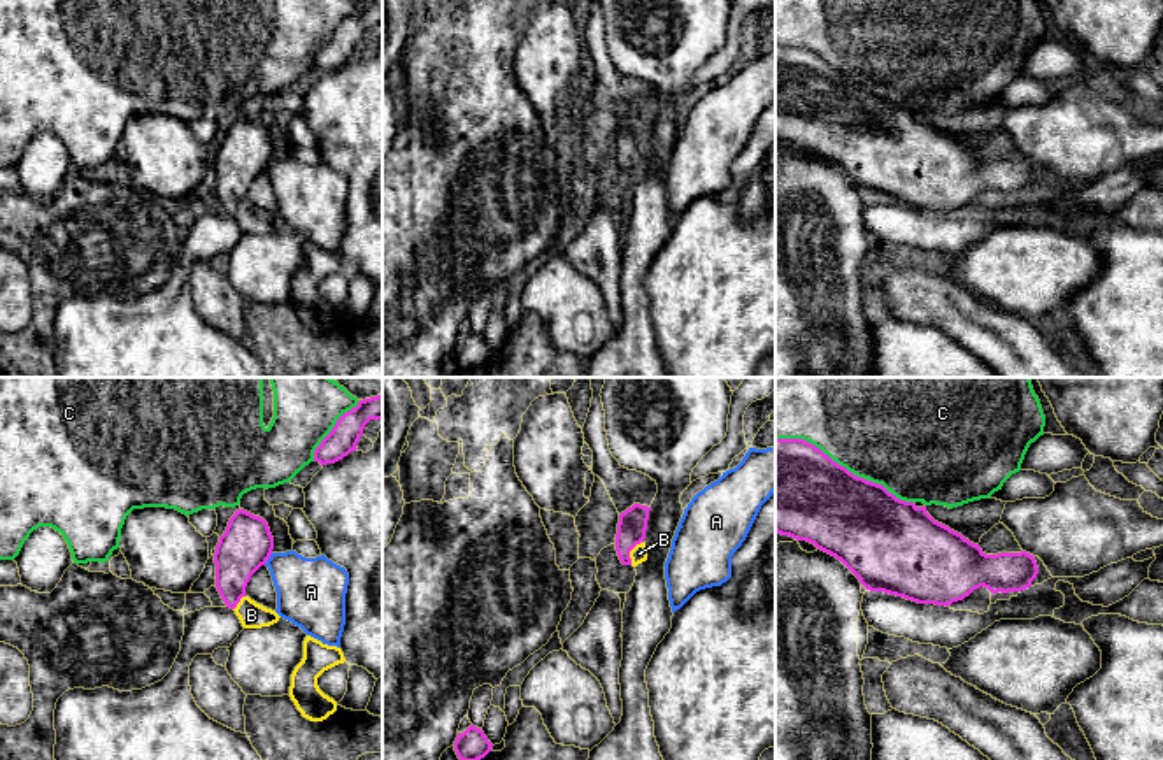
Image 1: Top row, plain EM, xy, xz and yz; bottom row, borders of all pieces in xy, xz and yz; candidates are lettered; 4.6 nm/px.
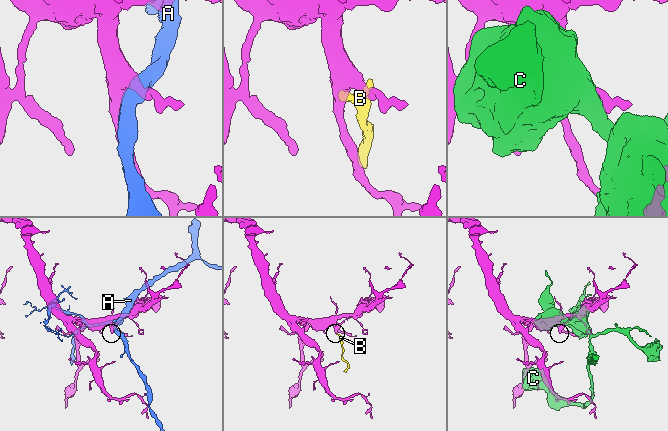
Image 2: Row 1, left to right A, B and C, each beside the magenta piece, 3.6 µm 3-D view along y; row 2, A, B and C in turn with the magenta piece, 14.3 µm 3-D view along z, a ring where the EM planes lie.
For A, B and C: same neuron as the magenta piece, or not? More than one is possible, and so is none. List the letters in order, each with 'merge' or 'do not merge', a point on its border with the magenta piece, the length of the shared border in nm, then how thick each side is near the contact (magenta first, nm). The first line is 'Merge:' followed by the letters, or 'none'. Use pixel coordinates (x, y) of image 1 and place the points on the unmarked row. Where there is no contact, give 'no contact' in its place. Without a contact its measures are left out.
Merge: B
A: do not merge; contact xy (269, 164); length 70 nm; calibres 240 and 320 nm
B: merge; contact xz (630, 157); length 130 nm; calibres 130 and 80 nm
C: do not merge; contact yz (844, 74); length 700 nm; calibres 420 and 420 nm

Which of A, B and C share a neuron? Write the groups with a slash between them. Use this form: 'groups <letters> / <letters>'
groups A / B / C

